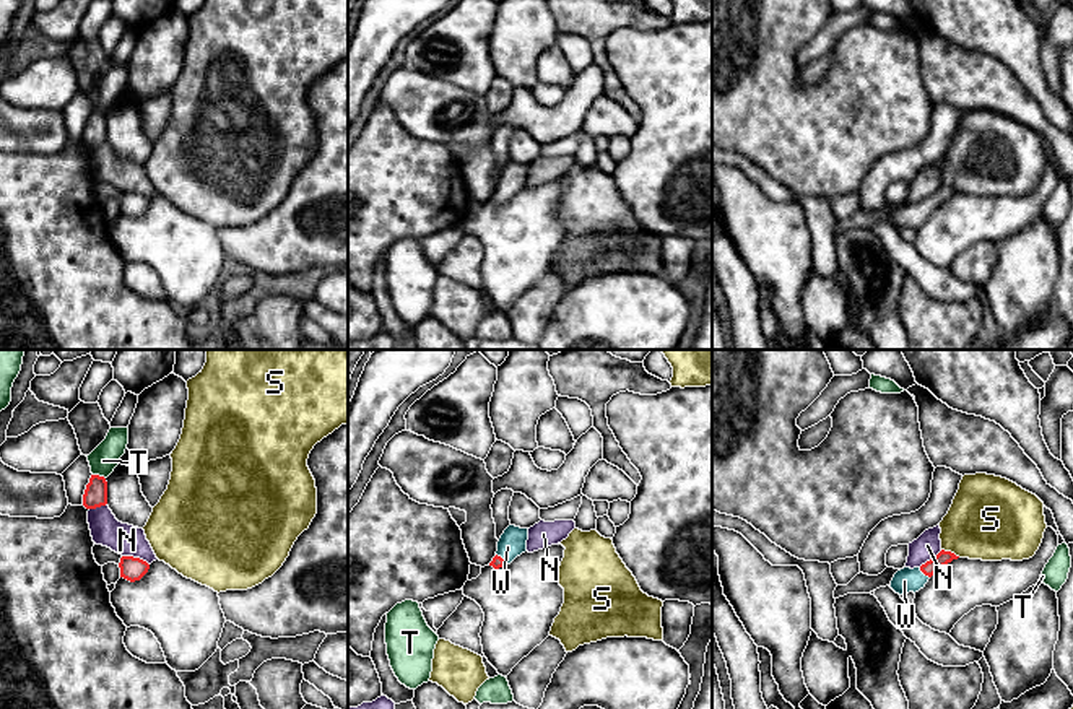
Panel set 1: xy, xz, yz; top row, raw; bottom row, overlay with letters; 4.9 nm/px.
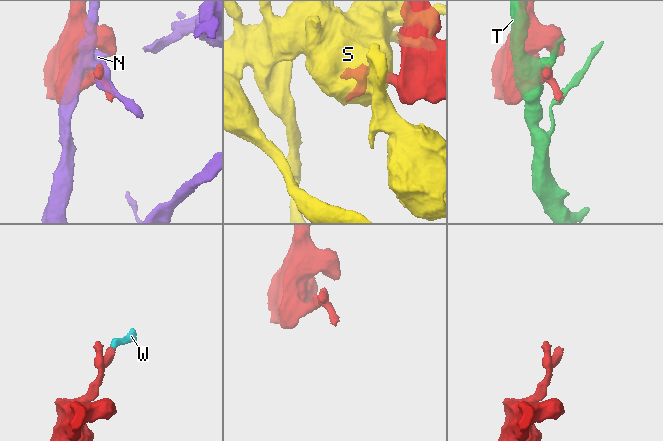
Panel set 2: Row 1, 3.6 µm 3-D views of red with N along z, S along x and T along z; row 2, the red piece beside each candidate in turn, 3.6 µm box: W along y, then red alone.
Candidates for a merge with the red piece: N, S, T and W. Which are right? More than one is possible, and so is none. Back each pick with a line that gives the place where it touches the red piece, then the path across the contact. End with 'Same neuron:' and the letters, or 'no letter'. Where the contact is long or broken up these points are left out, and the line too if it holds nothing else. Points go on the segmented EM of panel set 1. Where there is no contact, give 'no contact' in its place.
W: meets red in yz at (924, 573); runs through yz (932, 566), (924, 573), (916, 579), (904, 581)
Same neuron: W

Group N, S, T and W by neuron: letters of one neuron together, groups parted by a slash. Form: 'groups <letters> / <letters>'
groups N / S / T / W

